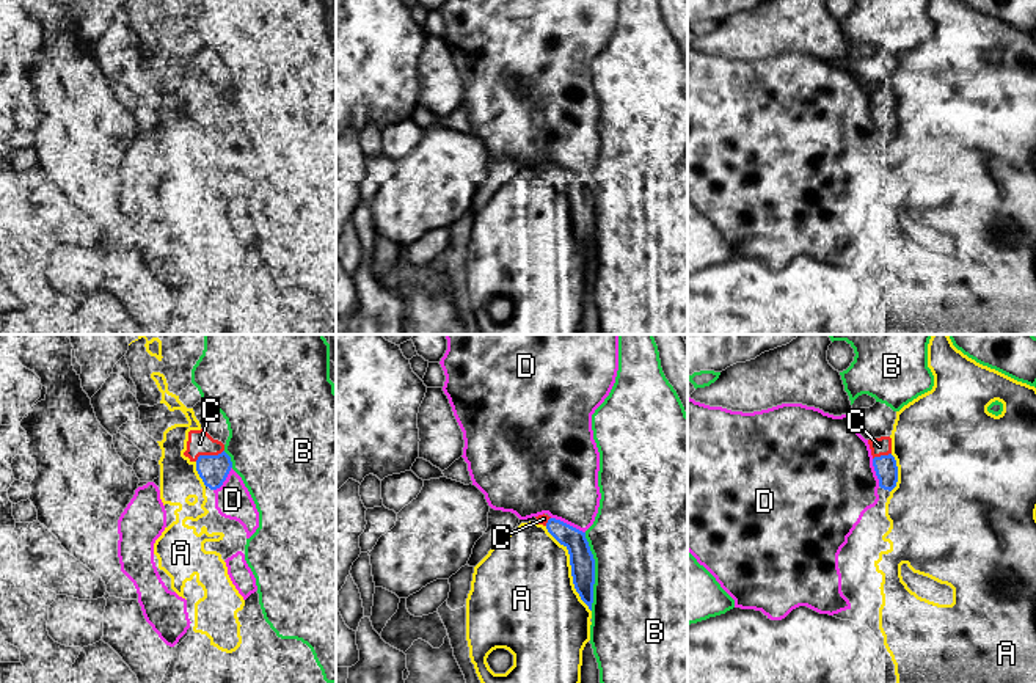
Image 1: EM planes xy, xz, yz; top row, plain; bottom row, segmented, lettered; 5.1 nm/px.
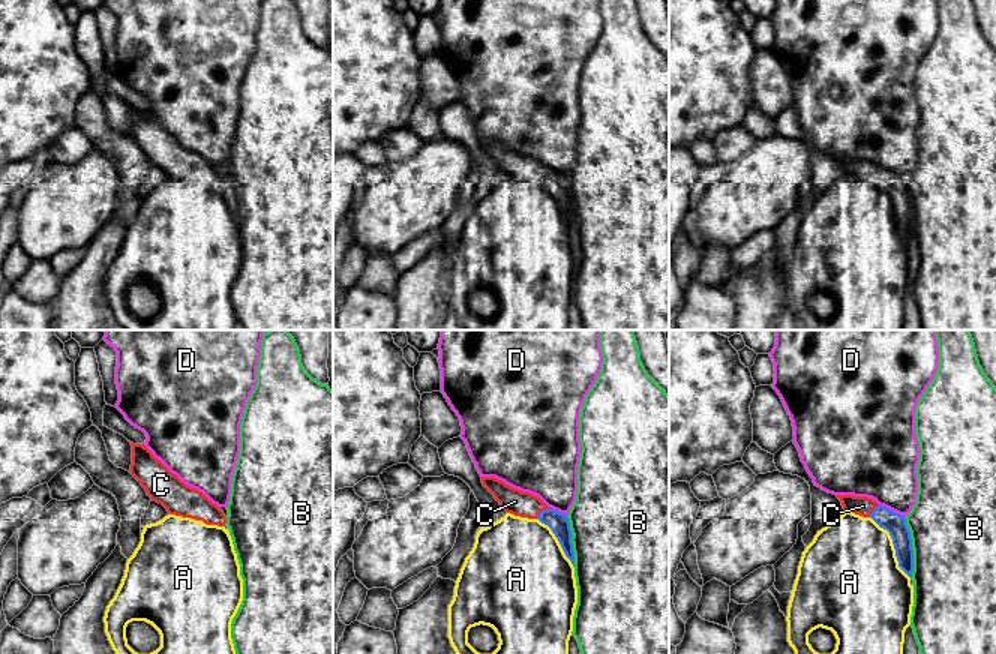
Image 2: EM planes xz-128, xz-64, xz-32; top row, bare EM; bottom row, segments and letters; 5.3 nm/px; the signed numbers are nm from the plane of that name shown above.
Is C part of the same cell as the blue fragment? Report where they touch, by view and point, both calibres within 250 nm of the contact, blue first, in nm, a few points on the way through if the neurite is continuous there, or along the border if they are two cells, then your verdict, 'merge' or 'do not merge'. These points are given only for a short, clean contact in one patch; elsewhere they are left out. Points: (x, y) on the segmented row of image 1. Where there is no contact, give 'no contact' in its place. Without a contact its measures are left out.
xy (209, 456) | 150/130 nm | merge

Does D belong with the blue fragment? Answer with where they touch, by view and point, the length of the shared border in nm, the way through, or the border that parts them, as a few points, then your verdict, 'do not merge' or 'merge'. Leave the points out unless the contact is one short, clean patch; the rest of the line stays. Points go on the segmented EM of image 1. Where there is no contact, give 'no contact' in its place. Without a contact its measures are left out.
xz (569, 525) | 190 nm | do not merge

